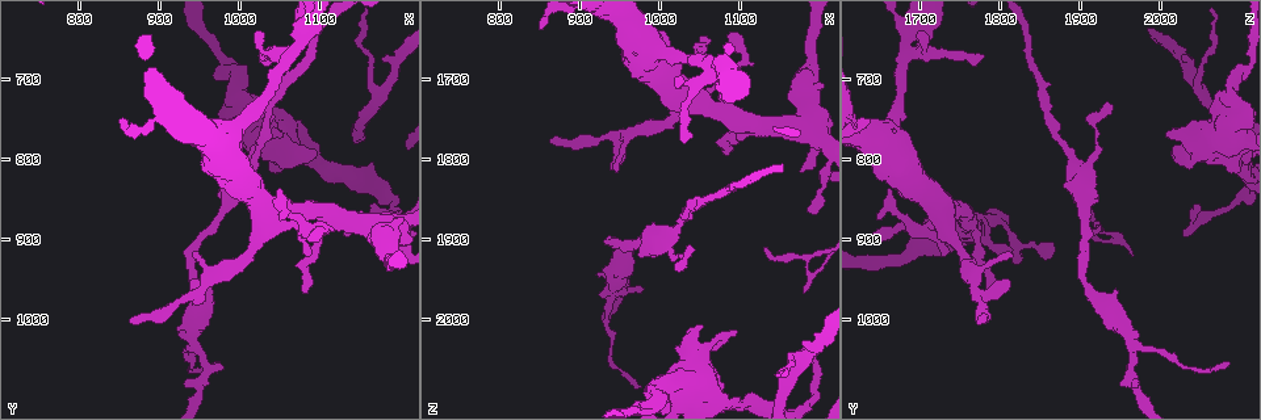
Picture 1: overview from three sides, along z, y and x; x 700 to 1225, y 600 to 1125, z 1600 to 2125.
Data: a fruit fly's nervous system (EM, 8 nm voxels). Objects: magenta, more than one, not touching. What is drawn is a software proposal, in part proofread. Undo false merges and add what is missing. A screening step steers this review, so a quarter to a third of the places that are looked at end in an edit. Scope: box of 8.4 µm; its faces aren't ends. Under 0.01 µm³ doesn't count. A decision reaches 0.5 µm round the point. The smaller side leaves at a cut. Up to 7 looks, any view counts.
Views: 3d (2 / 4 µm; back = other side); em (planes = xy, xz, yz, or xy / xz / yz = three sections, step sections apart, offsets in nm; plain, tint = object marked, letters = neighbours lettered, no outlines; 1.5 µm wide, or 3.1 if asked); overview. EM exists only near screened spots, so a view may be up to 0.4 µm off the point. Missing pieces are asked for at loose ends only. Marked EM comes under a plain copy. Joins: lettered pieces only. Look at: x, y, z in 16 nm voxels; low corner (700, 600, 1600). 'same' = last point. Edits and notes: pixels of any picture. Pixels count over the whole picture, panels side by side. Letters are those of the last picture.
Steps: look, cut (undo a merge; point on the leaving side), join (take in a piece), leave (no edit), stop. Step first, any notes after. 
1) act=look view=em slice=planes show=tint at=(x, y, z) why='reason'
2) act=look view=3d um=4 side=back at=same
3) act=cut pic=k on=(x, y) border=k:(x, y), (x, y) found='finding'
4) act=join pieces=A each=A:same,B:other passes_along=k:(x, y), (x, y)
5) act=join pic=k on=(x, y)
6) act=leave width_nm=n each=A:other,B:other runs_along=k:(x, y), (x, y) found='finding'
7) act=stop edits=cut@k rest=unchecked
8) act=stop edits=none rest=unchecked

act=look view=em slice=planes show=letters at=(940, 915, 1815) why='tapers out'

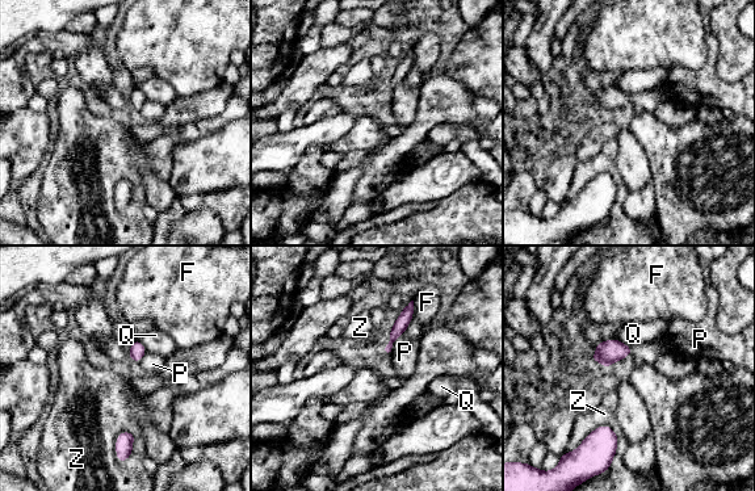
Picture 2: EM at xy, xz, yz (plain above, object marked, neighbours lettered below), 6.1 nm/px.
act=leave each=F:other,P:other,Q:other,Z:other runs_along=2:(410, 307), (388, 349) found='none of them fits'

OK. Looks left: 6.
act=look view=em slice=yz step=8 show=letters at=(1030, 670, 1780) why='branch stops here'

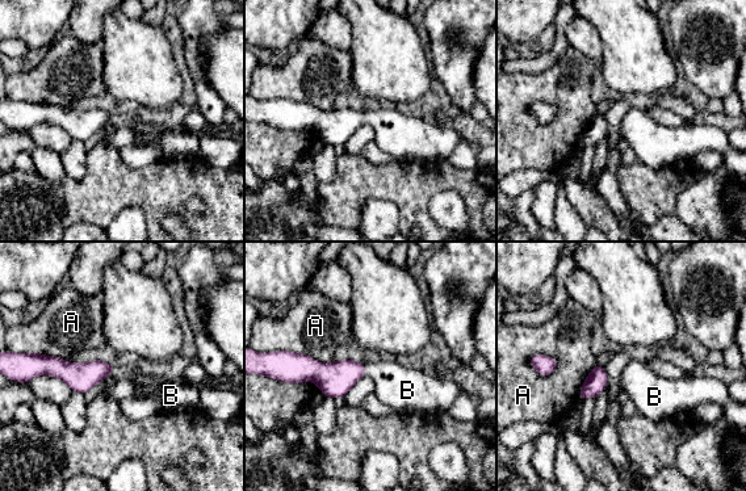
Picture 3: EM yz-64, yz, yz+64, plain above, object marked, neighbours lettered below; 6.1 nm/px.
act=join pieces=B each=A:other,B:same passes_along=3:(336, 378), (364, 370), (399, 387) found='it goes on there'

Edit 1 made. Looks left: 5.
act=look view=overview

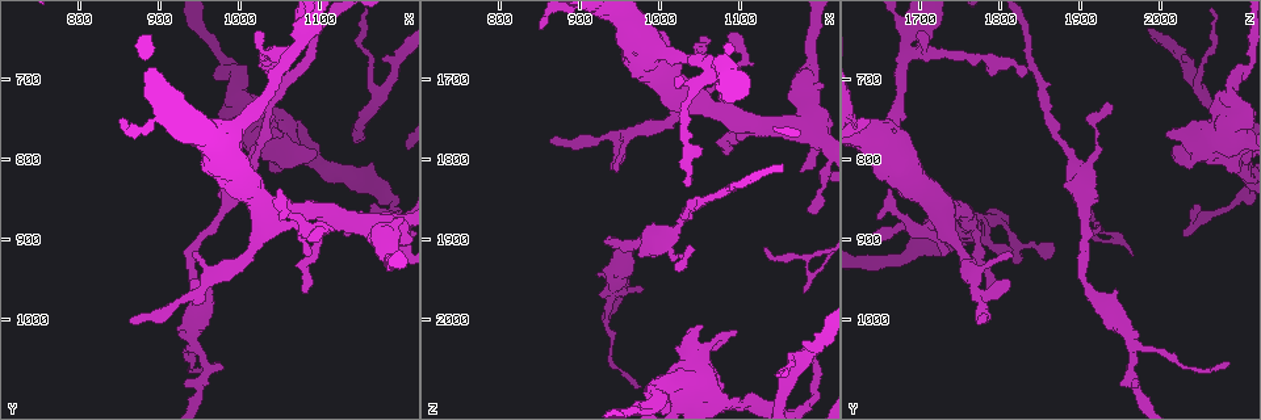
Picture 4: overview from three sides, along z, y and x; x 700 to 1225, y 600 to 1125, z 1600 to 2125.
act=look view=3d um=4 at=(1070, 785, 2030) why='thick turns thin'

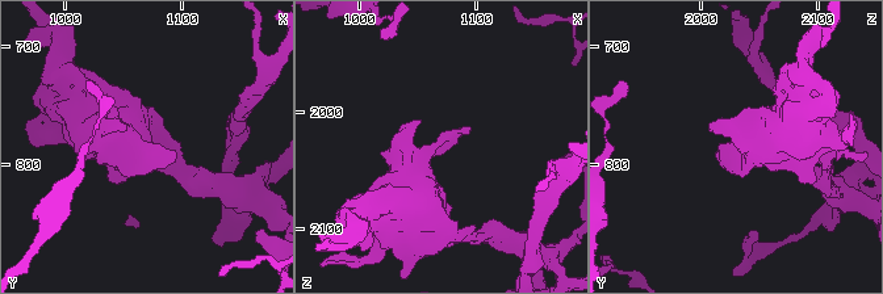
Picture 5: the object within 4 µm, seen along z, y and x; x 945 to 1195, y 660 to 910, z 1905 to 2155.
act=look view=em slice=planes show=letters at=(1066, 786, 2026)

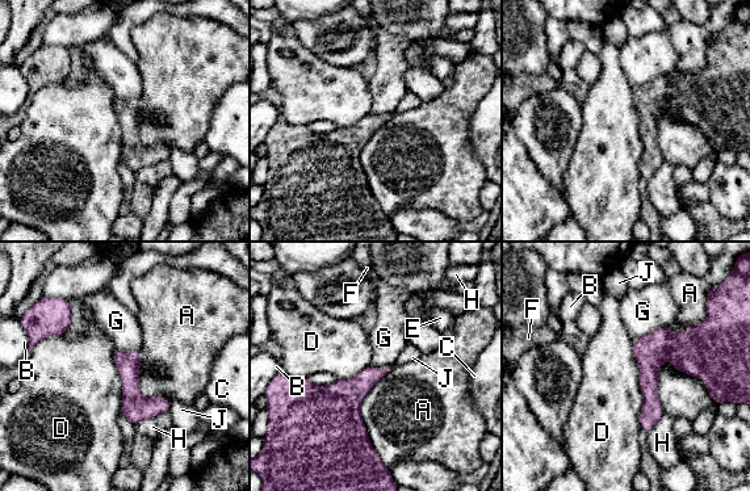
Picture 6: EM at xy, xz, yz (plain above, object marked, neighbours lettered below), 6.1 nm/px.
act=leave width_nm=120 each=A:other,B:other,C:other,D:other,E:other,F:other,G:other,H:other,J:other runs_along=6:(117, 353), (130, 390), (166, 408) found='continuous, no second cell'

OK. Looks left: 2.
act=stop edits=join@3 rest=unchecked

